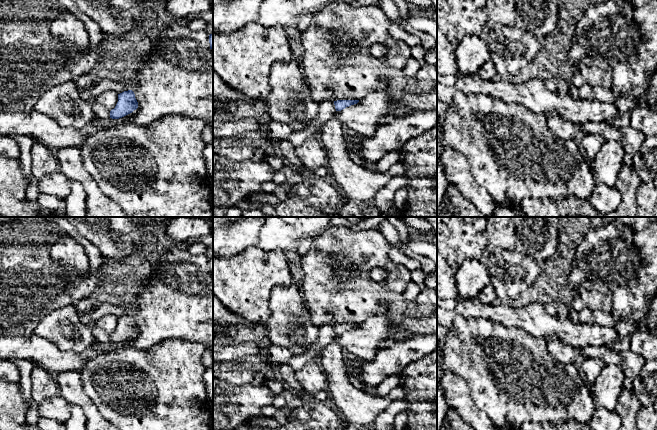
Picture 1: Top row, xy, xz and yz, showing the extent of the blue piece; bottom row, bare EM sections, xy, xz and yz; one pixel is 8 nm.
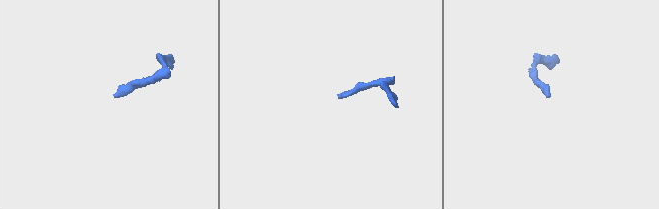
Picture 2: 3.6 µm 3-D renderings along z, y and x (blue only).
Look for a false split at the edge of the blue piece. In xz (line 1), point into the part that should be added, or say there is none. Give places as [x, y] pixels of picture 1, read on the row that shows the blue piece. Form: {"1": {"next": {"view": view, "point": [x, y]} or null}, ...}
{"1": {"next": {"view": "xz", "point": [326, 109]}}}

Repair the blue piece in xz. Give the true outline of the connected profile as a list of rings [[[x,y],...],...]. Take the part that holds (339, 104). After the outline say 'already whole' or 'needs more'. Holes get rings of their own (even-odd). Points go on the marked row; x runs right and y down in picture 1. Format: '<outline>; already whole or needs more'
[[[337,100],[323,101],[318,103],[318,116],[315,121],[307,125],[302,131],[294,131],[287,138],[282,139],[292,143],[295,147],[300,146],[306,139],[316,135],[316,131],[328,120],[332,118],[336,111],[341,111],[346,107],[357,104],[359,100]]]; needs more

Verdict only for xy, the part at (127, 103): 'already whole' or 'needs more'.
needs more

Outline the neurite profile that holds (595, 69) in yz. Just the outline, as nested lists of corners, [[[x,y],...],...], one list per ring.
[[[586,55],[578,63],[577,71],[595,88],[613,88],[613,70],[605,55]]]

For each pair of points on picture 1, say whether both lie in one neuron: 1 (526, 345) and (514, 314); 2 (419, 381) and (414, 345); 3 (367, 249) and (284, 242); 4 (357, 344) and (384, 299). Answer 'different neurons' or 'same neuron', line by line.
1: different neurons
2: different neurons
3: different neurons
4: different neurons

